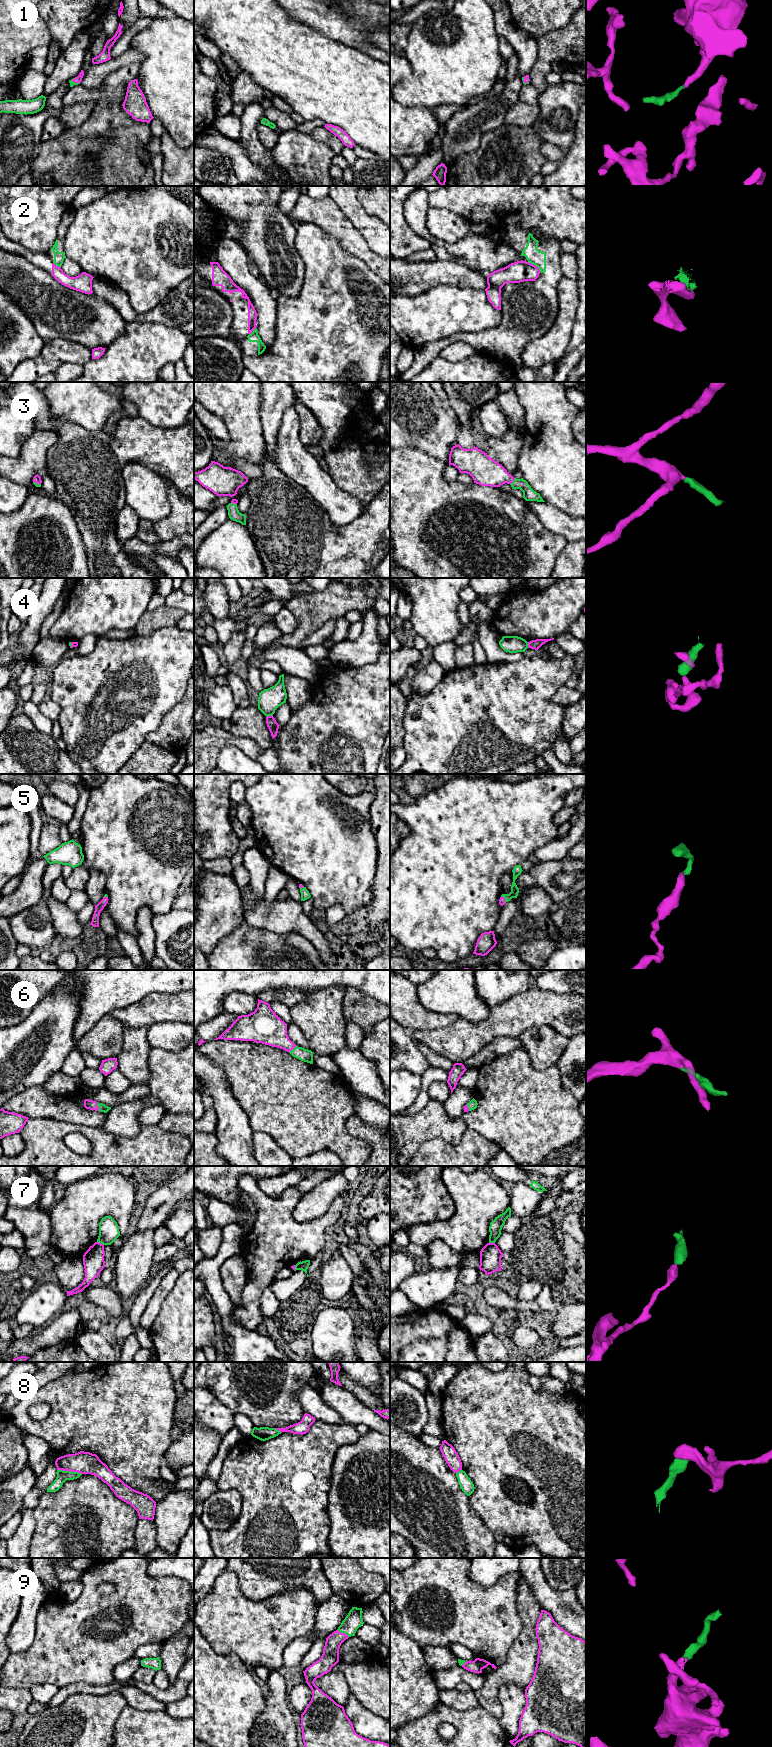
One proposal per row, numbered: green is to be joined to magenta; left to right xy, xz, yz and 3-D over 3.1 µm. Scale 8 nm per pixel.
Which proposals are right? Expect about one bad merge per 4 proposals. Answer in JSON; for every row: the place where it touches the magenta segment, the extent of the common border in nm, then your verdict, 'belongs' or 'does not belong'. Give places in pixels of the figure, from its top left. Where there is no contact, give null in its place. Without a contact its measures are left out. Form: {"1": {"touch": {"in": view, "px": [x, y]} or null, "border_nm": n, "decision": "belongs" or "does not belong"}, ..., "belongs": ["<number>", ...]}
{"1": {"touch": {"in": "xy", "px": [75, 82]}, "border_nm": 80, "decision": "belongs"}, "2": {"touch": {"in": "yz", "px": [534, 265]}, "border_nm": 130, "decision": "does not belong"}, "3": {"touch": {"in": "yz", "px": [513, 480]}, "border_nm": 70, "decision": "belongs"}, "4": {"touch": {"in": "xz", "px": [269, 716]}, "border_nm": 60, "decision": "does not belong"}, "5": {"touch": {"in": "yz", "px": [504, 899]}, "border_nm": 70, "decision": "belongs"}, "6": {"touch": {"in": "xy", "px": [97, 1106]}, "border_nm": 80, "decision": "belongs"}, "7": {"touch": {"in": "xy", "px": [100, 1243]}, "border_nm": 70, "decision": "does not belong"}, "8": {"touch": {"in": "xy", "px": [69, 1470]}, "border_nm": 200, "decision": "does not belong"}, "9": {"touch": {"in": "xz", "px": [343, 1633]}, "border_nm": 120, "decision": "belongs"}, "belongs": ["1", "3", "5", "6", "9"]}

